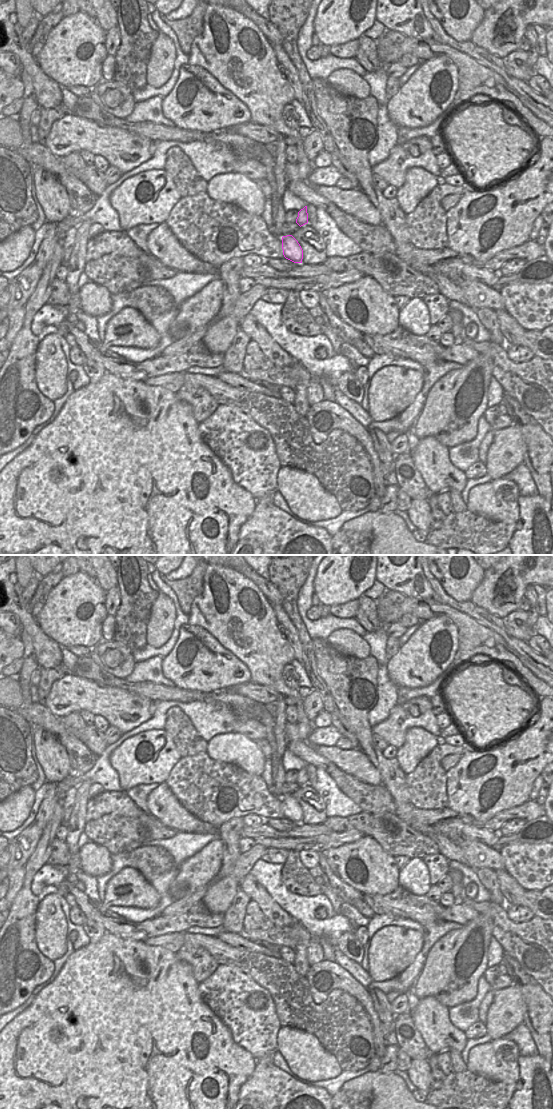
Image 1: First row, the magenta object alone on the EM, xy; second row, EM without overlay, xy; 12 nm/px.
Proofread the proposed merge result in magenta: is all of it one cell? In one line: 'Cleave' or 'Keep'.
Keep

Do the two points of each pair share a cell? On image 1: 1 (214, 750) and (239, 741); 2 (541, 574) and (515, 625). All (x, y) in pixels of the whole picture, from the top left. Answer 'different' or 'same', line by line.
1: same
2: different

